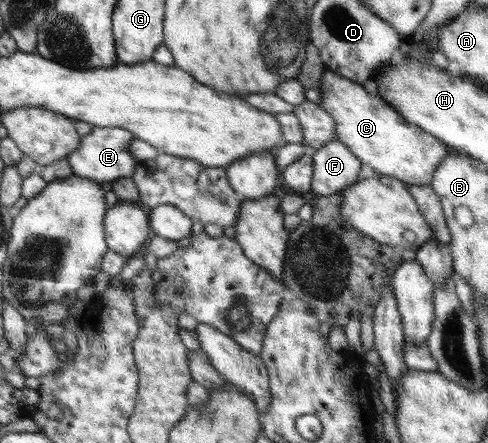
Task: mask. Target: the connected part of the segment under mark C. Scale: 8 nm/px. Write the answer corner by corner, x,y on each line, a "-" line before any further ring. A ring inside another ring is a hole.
328,68
322,73
318,89
322,96
318,103
334,118
336,140
342,142
360,160
361,164
366,164
378,173
396,178
409,185
430,186
434,170
447,156
447,148
441,146
436,137
432,137
420,126
406,121
396,109
392,109
388,102
384,101
384,97
377,90
352,82

